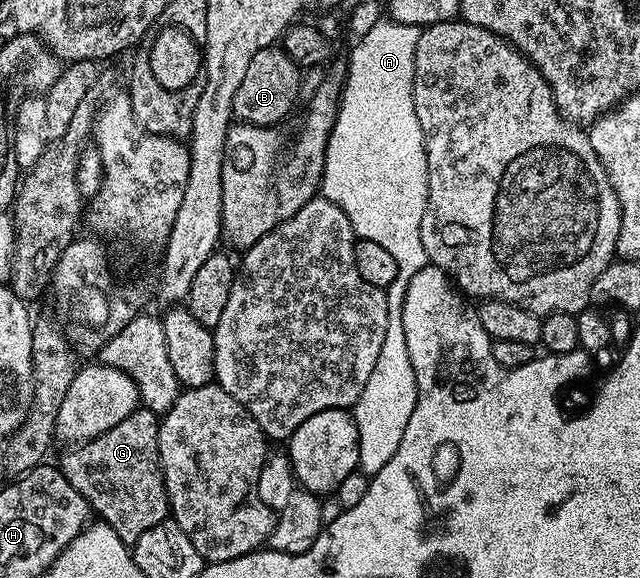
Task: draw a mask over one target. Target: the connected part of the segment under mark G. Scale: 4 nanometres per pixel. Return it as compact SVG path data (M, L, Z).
M138 407L137 411L132 412L119 426L111 426L103 434L95 438L86 440L83 444L70 447L70 452L59 461L62 474L83 494L83 498L89 503L90 509L97 512L102 521L119 534L121 541L128 545L133 545L139 538L139 534L147 534L151 526L159 526L170 515L171 509L167 490L165 489L165 479L161 473L161 459L159 458L159 416L149 408Z

